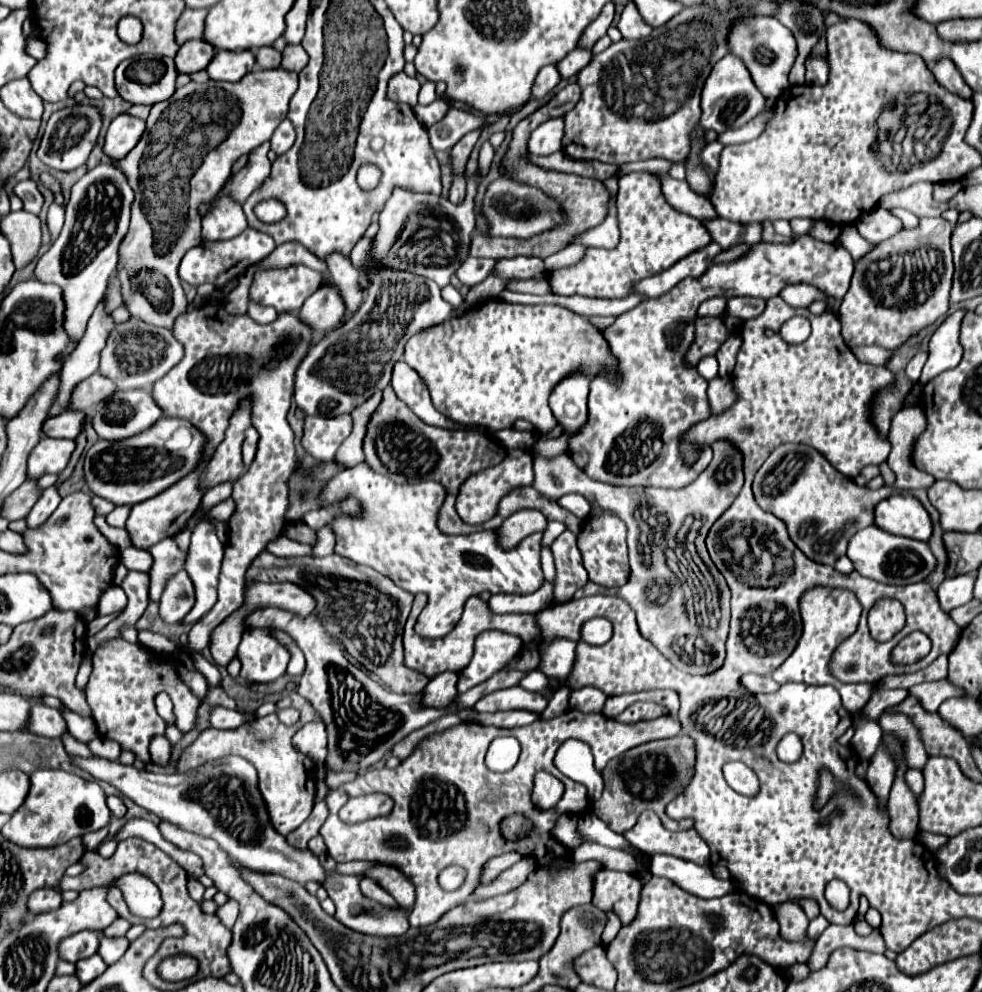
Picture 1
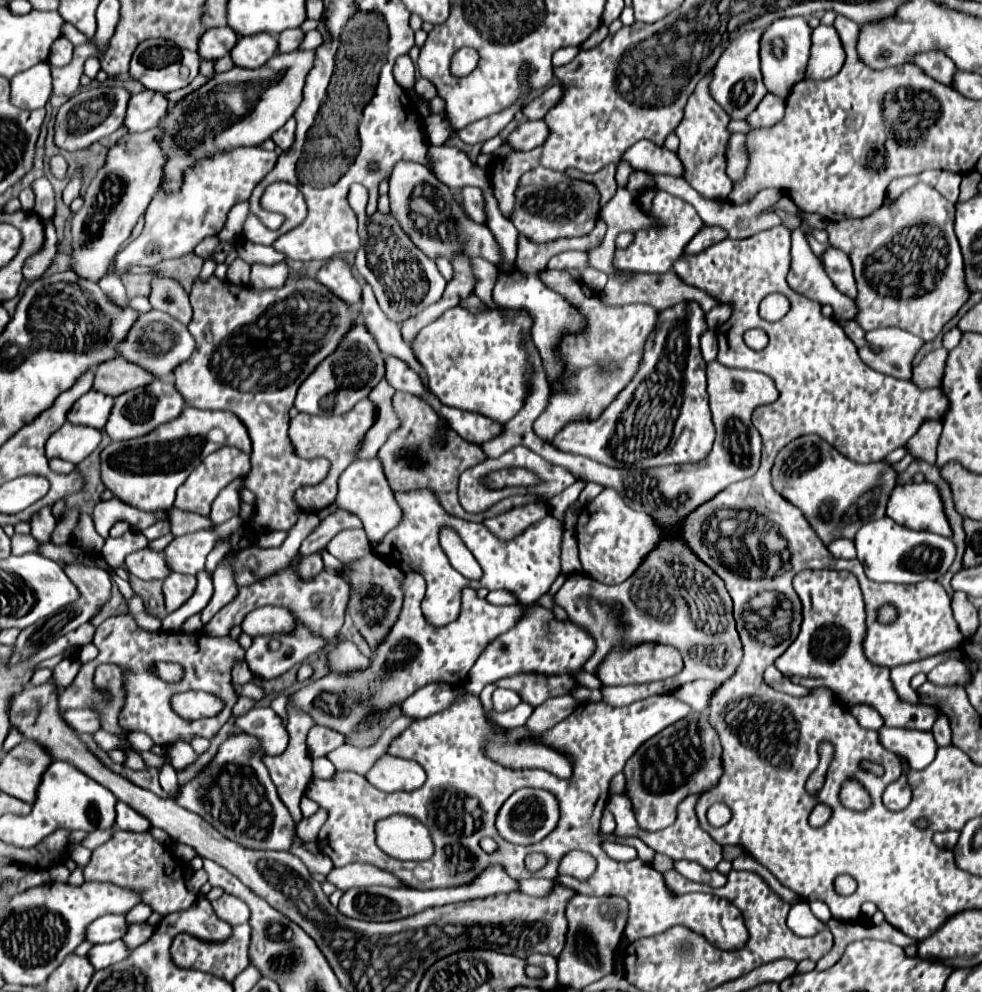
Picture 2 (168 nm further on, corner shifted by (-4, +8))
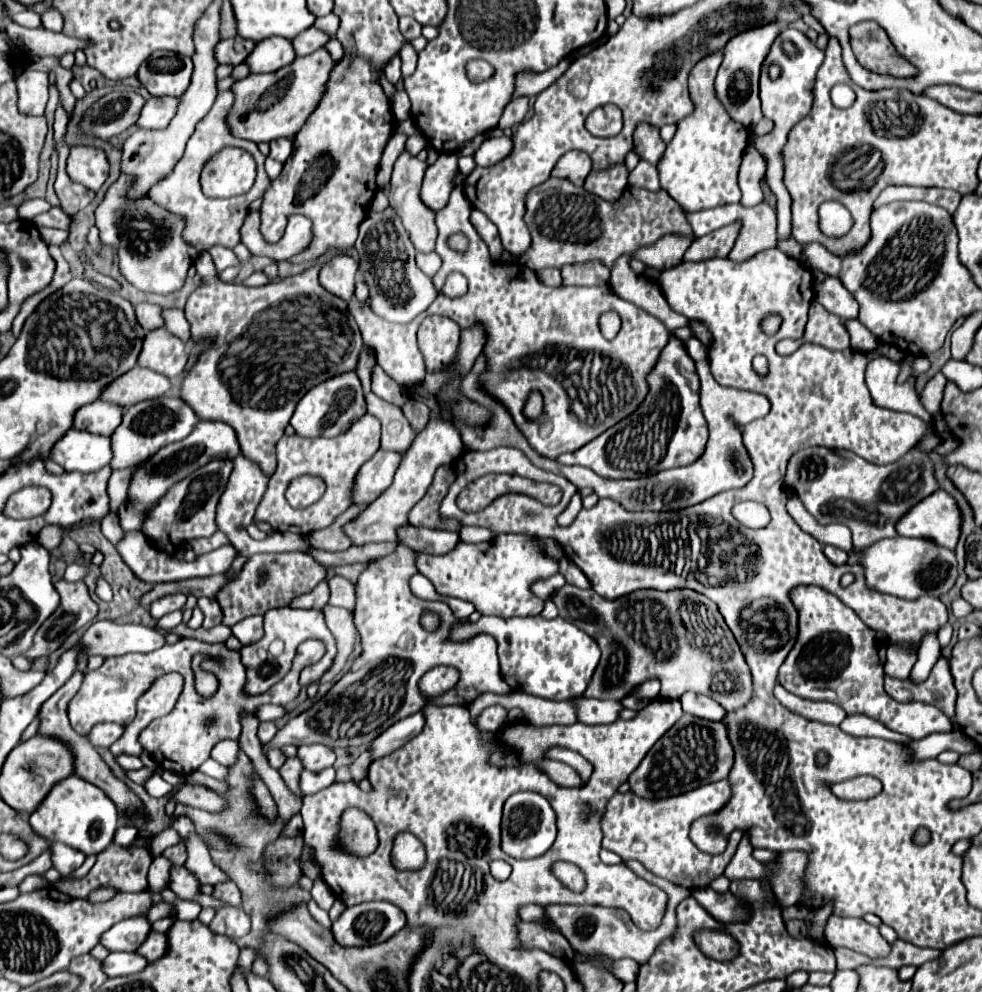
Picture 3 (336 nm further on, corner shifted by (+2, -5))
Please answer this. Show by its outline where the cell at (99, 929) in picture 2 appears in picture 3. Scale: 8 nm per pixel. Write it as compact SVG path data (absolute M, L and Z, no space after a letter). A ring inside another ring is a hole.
M137 914L111 926L101 936L101 944L111 952L135 952L145 942L149 932L151 924L147 920L147 914Z

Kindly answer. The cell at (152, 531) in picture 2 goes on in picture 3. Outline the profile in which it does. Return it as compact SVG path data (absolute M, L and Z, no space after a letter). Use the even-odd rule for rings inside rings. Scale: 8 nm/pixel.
M73 564L73 566L67 566L67 570L65 570L65 574L63 574L63 580L67 580L67 582L77 582L77 580L83 580L85 574L87 574L87 568L85 568L85 566Z

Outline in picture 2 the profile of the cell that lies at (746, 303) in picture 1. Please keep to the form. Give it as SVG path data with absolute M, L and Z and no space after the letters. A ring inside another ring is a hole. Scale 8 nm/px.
M721 303L721 305L717 305L715 309L711 309L711 311L705 315L709 329L715 331L719 325L723 325L723 323L731 317L731 313L733 313L733 305L731 305L731 303Z

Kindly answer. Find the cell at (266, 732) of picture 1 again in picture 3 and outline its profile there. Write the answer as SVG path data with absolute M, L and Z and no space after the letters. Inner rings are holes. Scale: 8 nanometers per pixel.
M295 756L295 758L287 758L287 762L279 768L279 774L283 776L285 784L295 792L295 794L301 794L299 790L299 774L301 774L303 766L301 766L301 760Z

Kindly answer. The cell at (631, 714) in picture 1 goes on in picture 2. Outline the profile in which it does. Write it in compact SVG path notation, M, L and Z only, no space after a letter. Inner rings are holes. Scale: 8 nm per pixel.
M693 681L673 691L673 697L687 703L693 711L703 711L707 709L707 699L711 697L711 691L715 691L715 687L717 683L711 681Z

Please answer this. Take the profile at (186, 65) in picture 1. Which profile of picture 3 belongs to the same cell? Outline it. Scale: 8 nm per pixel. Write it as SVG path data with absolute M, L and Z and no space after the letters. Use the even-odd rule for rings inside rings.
M235 36L231 40L221 40L217 44L217 62L219 64L241 64L245 62L245 58L253 52L255 48L255 42L253 40L247 40L247 38L241 38L241 36Z

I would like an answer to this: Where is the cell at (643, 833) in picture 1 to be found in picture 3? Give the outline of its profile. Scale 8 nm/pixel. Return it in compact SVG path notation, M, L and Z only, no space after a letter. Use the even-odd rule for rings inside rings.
M719 780L715 784L689 790L685 794L667 796L667 798L641 798L633 792L615 794L613 800L609 800L609 808L603 816L603 848L619 854L623 862L637 860L641 862L649 872L655 876L661 876L677 886L685 886L691 890L709 886L717 876L723 874L725 866L733 858L743 832L735 830L733 838L729 840L727 850L721 856L711 856L701 852L695 844L689 840L689 826L693 820L701 816L709 816L719 812L731 798L731 784L729 780Z

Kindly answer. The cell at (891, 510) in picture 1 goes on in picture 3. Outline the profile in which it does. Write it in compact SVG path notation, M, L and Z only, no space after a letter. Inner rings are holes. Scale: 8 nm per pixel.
M937 490L897 522L897 532L905 538L925 538L955 550L961 536L961 524L963 514L957 500L945 490Z

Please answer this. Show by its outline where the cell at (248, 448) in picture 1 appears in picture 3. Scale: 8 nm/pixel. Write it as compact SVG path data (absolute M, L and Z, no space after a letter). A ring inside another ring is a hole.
M201 422L197 424L197 432L189 434L185 440L177 444L169 444L169 448L161 448L155 456L151 456L143 466L135 472L131 484L129 484L129 496L127 502L119 508L119 524L123 532L129 532L129 528L141 530L141 520L145 520L145 510L153 506L165 490L169 490L175 482L183 480L191 472L195 472L199 466L205 466L209 460L219 456L237 456L241 452L235 430L225 422Z

